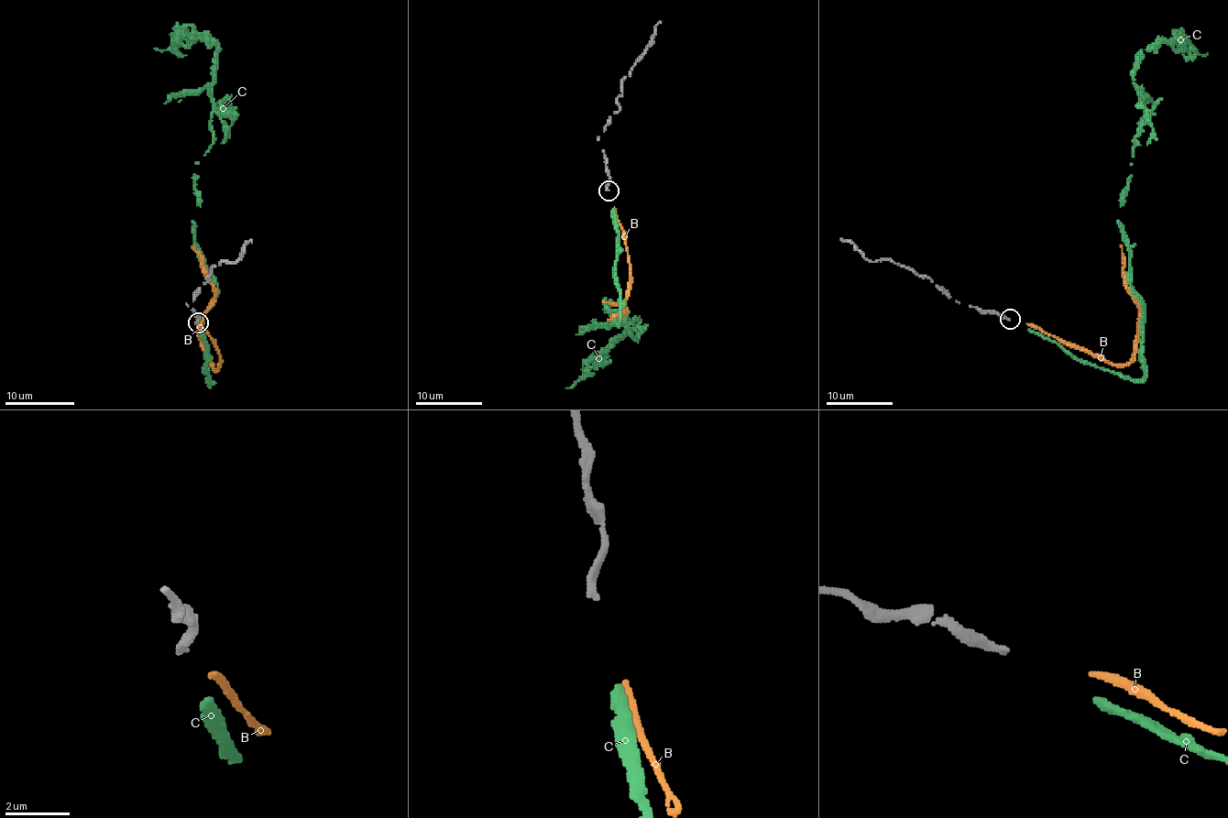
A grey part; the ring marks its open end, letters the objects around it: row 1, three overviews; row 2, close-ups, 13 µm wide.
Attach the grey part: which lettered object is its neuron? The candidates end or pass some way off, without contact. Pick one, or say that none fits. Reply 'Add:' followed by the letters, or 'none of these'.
Add: B

